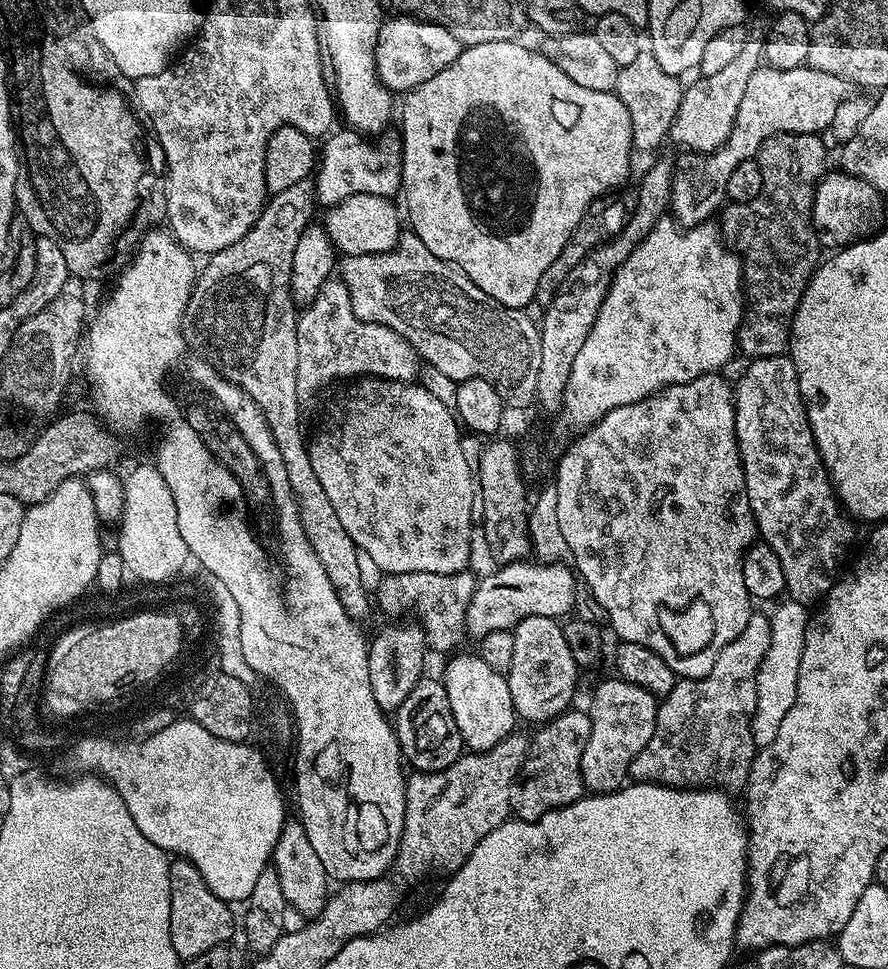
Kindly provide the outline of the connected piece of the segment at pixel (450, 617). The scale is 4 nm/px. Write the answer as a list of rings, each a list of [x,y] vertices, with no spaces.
[[[471,571],[455,572],[454,574],[430,574],[429,572],[398,572],[388,574],[383,577],[378,587],[378,595],[380,594],[380,604],[378,600],[378,608],[388,615],[388,618],[404,618],[407,612],[413,612],[415,619],[418,621],[427,643],[436,652],[451,653],[456,643],[459,642],[461,636],[465,635],[466,629],[466,610],[470,606],[470,602],[474,598],[474,590],[476,589],[477,577],[471,576]]]

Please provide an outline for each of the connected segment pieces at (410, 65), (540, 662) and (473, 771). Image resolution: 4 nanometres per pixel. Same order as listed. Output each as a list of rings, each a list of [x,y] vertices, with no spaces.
[[[407,14],[393,15],[393,20],[385,19],[380,25],[376,39],[376,72],[380,80],[393,93],[404,94],[417,88],[422,82],[434,78],[450,62],[460,57],[462,45],[446,26],[438,26],[429,20],[421,20]]]
[[[531,616],[522,618],[514,629],[514,659],[510,661],[510,670],[506,674],[510,698],[514,702],[514,710],[521,721],[536,720],[547,722],[562,712],[569,711],[572,699],[576,696],[576,675],[578,669],[574,662],[574,654],[570,654],[570,646],[566,646],[564,630],[559,619],[550,616]]]
[[[513,730],[508,737],[498,746],[494,746],[485,752],[465,751],[446,770],[441,772],[417,772],[413,771],[407,777],[404,789],[406,790],[406,810],[404,811],[404,829],[400,845],[396,851],[396,863],[394,873],[404,884],[416,884],[419,880],[427,878],[431,872],[444,872],[451,874],[457,872],[470,858],[474,846],[490,834],[504,821],[509,819],[512,807],[510,806],[510,790],[520,773],[520,767],[524,765],[524,759],[528,757],[529,733]]]

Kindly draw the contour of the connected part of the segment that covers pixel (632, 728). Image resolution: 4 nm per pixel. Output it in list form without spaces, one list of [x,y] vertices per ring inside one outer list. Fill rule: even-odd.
[[[619,678],[611,679],[602,681],[592,696],[590,739],[586,742],[586,750],[582,750],[584,787],[592,794],[615,792],[617,788],[625,787],[626,781],[629,779],[628,767],[630,762],[634,758],[638,758],[642,746],[646,746],[646,742],[650,742],[650,734],[654,734],[654,722],[656,721],[658,707],[657,697],[651,696],[646,690],[642,690],[642,686],[634,686]]]

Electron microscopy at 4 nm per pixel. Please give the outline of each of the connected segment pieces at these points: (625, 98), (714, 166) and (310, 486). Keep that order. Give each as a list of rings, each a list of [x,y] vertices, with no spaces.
[[[641,50],[629,66],[621,68],[615,93],[630,114],[632,143],[635,149],[652,150],[669,137],[670,128],[684,94],[683,83],[666,74],[650,50]]]
[[[767,66],[758,67],[747,83],[742,102],[738,105],[733,129],[725,144],[716,152],[697,155],[696,160],[684,164],[673,175],[670,212],[681,225],[691,226],[711,221],[726,203],[726,182],[738,162],[753,159],[766,138],[783,132],[811,132],[820,134],[831,129],[832,119],[838,106],[853,95],[854,88],[847,84],[843,75],[823,72],[815,66],[778,70]]]
[[[311,179],[300,180],[290,186],[290,190],[275,193],[246,235],[207,257],[208,265],[197,275],[192,295],[187,297],[186,320],[196,327],[200,336],[216,328],[216,345],[212,348],[211,359],[224,377],[244,389],[262,410],[286,465],[286,478],[290,478],[290,490],[302,518],[302,530],[310,546],[314,546],[314,554],[318,554],[318,562],[322,562],[326,578],[330,578],[342,606],[352,620],[363,622],[374,604],[368,601],[370,594],[364,588],[358,570],[360,549],[350,534],[346,534],[338,514],[334,514],[334,505],[326,498],[326,490],[322,490],[322,482],[318,482],[318,474],[314,474],[314,466],[310,466],[309,441],[304,440],[304,428],[300,425],[302,401],[296,385],[298,305],[292,298],[290,274],[294,246],[298,246],[302,230],[313,219],[312,204],[314,184]]]

